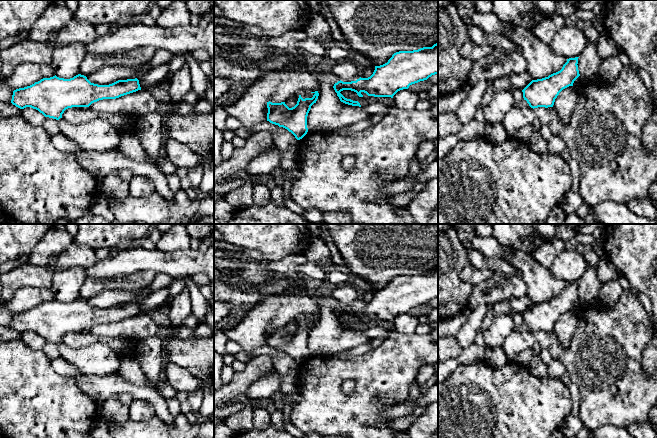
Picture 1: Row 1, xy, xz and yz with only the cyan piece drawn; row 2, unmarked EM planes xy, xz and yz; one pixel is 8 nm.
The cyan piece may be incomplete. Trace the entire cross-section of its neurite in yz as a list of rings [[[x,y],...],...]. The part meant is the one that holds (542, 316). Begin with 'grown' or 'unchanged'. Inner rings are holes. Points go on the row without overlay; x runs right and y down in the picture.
unchanged | [[[569,282],[562,293],[548,301],[532,304],[523,314],[523,322],[531,332],[553,331],[559,317],[573,310],[574,305],[580,300],[578,282]]]

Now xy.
unchanged | [[[81,298],[70,303],[55,299],[14,314],[11,327],[20,333],[31,331],[45,341],[59,344],[68,332],[89,331],[99,324],[116,323],[138,314],[141,311],[137,302],[98,309]]]

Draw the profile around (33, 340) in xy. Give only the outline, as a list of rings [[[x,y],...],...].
[[[26,331],[24,333],[21,333],[21,340],[30,348],[35,349],[35,350],[39,350],[42,349],[44,344],[45,344],[45,340],[40,337],[38,334],[33,333],[31,331]]]

